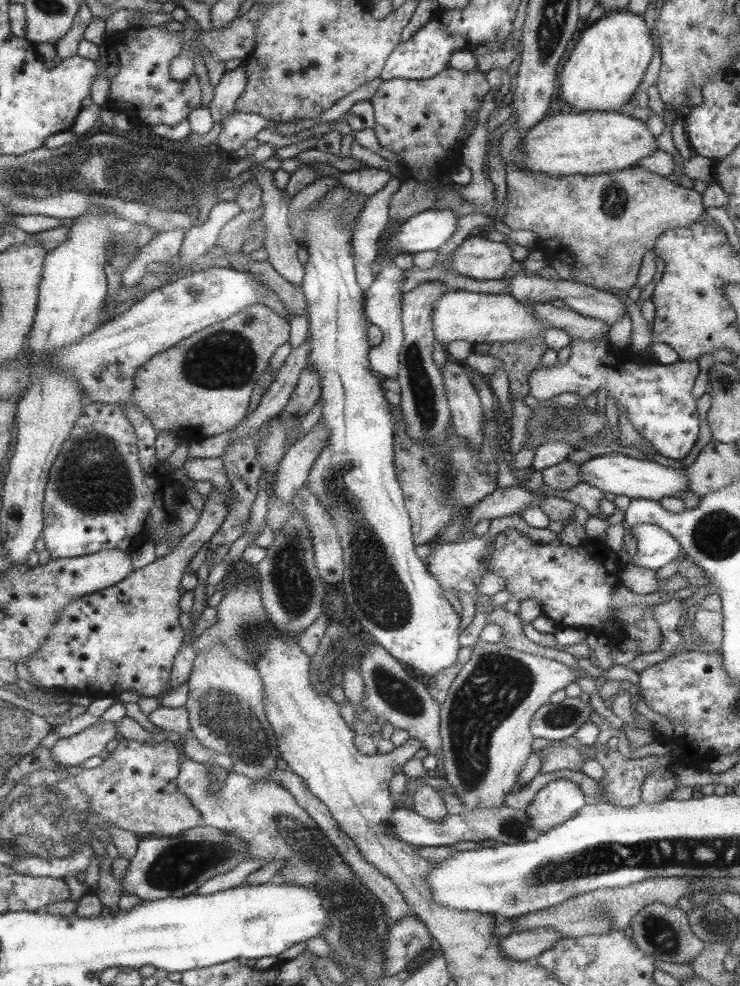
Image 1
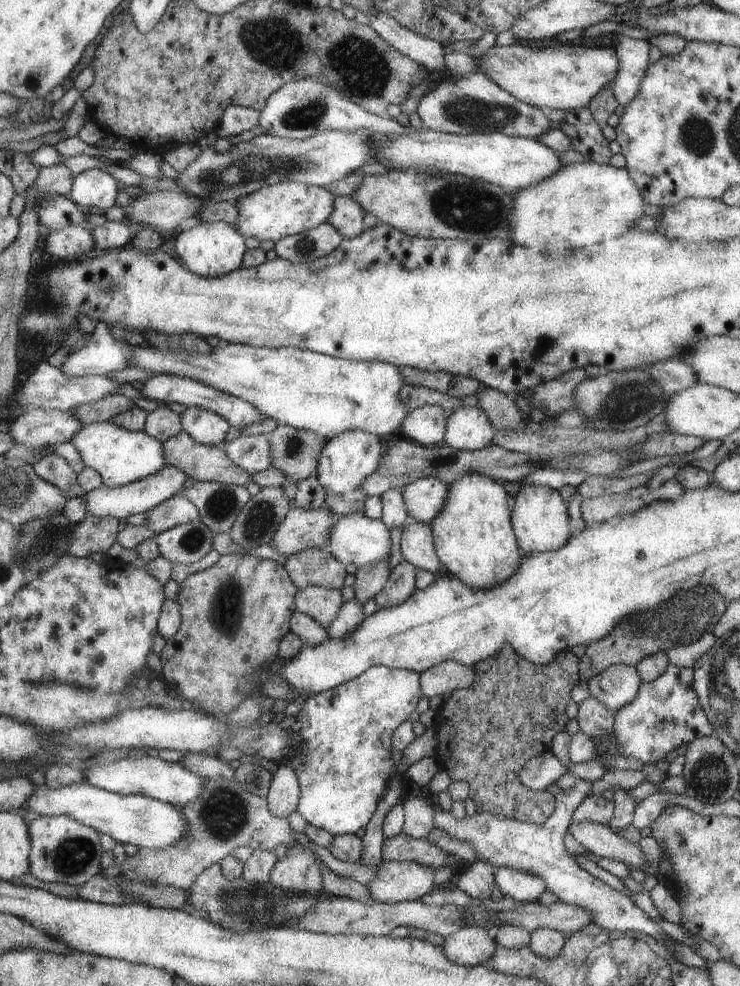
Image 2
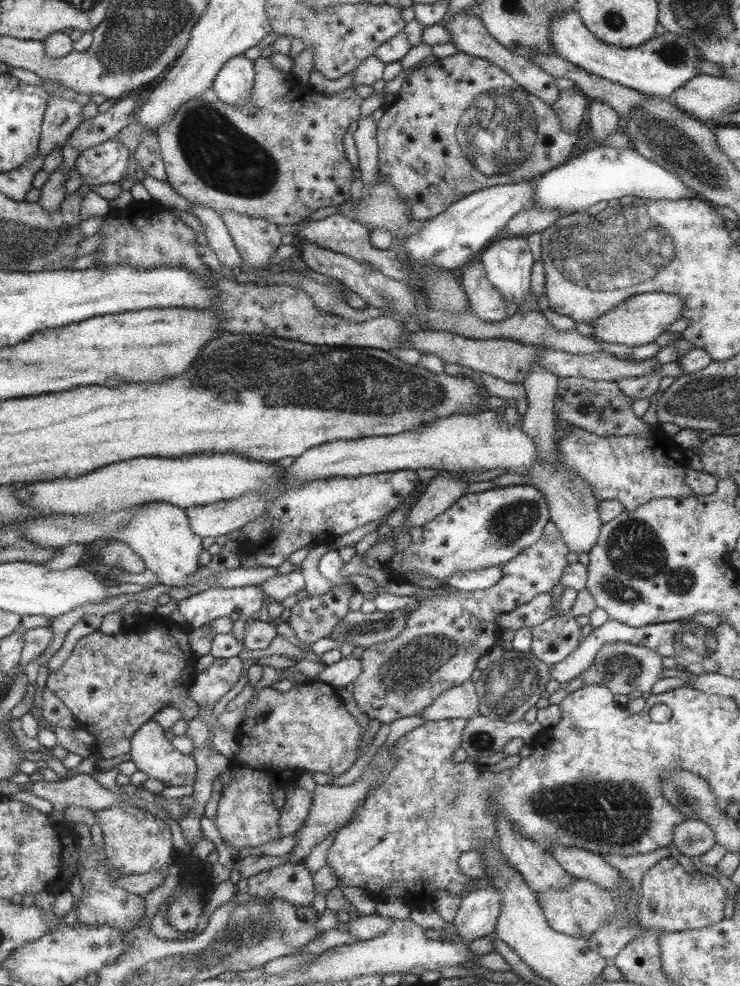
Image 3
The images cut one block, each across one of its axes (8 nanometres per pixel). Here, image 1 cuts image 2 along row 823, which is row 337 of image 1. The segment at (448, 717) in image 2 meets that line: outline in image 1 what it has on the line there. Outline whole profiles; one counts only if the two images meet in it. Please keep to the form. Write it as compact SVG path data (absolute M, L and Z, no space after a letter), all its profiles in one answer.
M537 335L508 343L474 344L472 350L501 360L507 373L509 400L523 400L531 390L528 379L541 368L541 356L547 348L543 337Z

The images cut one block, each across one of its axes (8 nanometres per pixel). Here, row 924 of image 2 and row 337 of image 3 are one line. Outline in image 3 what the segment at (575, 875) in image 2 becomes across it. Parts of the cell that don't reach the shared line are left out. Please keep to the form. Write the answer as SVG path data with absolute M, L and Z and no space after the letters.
M644 292L624 299L620 304L600 316L591 324L591 327L595 331L595 337L603 342L636 347L653 343L661 332L667 330L669 324L673 324L680 317L681 312L682 300L676 294Z

